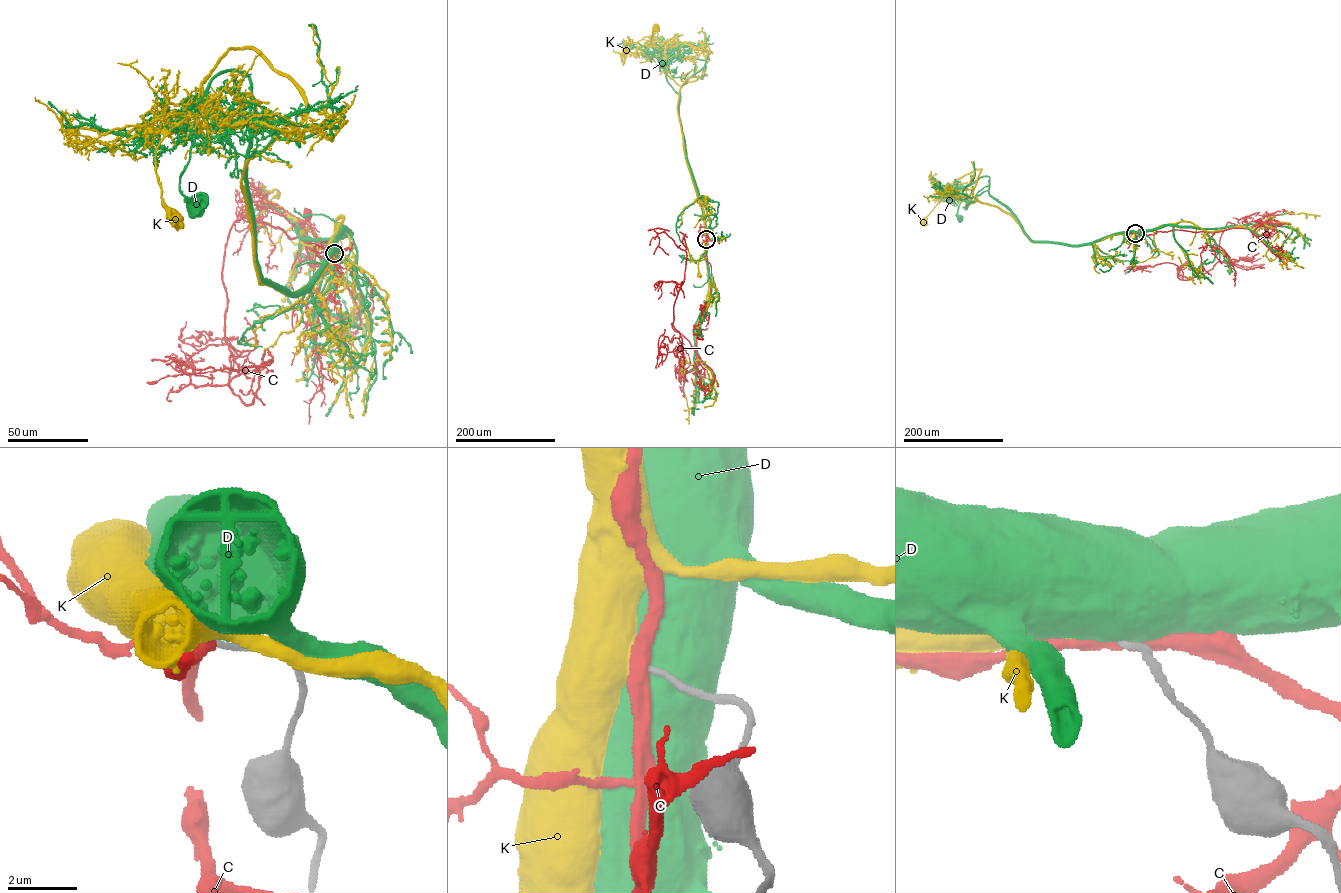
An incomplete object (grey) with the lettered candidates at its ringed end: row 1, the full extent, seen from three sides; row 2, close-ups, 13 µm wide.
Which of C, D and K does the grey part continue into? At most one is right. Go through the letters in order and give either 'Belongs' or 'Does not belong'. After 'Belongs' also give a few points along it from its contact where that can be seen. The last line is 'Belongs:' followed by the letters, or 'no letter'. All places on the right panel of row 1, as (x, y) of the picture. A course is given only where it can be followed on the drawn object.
C: Does not belong
D: Does not belong
K: Belongs. Its course: (1135, 232), (1079, 245), (1032, 242), (1009, 214), (948, 188), (924, 222)
Belongs: K

